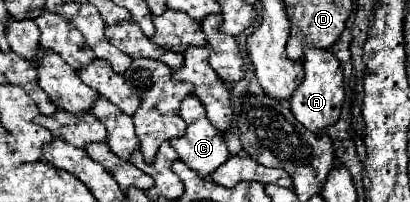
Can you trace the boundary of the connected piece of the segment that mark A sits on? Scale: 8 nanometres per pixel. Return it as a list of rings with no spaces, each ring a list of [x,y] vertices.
[[[304,49],[304,71],[306,77],[296,93],[290,97],[290,107],[294,117],[308,129],[308,131],[322,131],[334,125],[340,119],[342,103],[344,103],[344,77],[340,61],[326,49]]]

